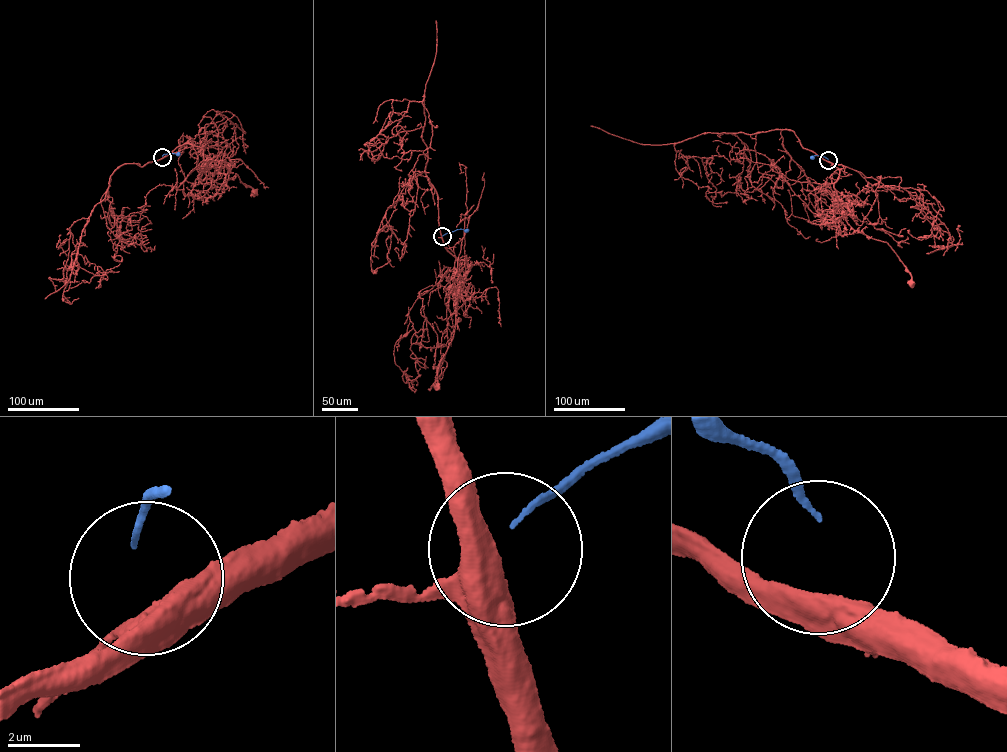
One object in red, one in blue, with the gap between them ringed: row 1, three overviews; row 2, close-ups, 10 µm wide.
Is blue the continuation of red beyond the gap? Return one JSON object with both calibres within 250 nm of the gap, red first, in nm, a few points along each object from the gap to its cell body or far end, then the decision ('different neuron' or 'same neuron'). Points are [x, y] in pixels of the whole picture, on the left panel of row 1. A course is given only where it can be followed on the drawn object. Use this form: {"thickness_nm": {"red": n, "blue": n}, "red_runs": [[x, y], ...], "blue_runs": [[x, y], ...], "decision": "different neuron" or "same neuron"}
{"thickness_nm": {"red": 750, "blue": 120}, "red_runs": [[163, 157], [185, 144], [195, 145], [202, 150], [210, 178], [222, 183], [236, 173], [254, 192]], "blue_runs": [[162, 156], [178, 154]], "decision": "different neuron"}

